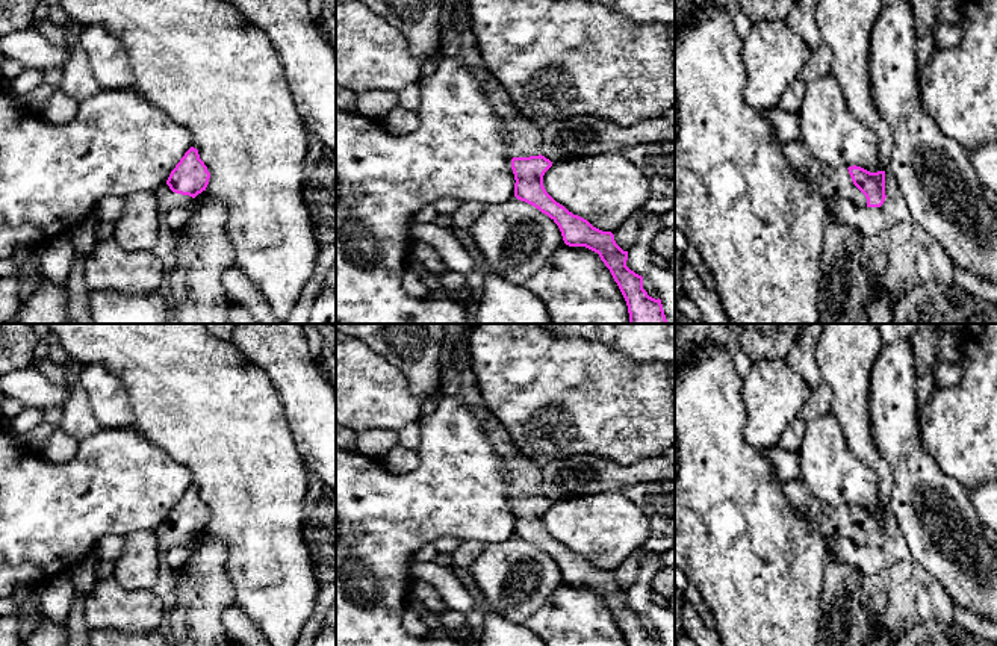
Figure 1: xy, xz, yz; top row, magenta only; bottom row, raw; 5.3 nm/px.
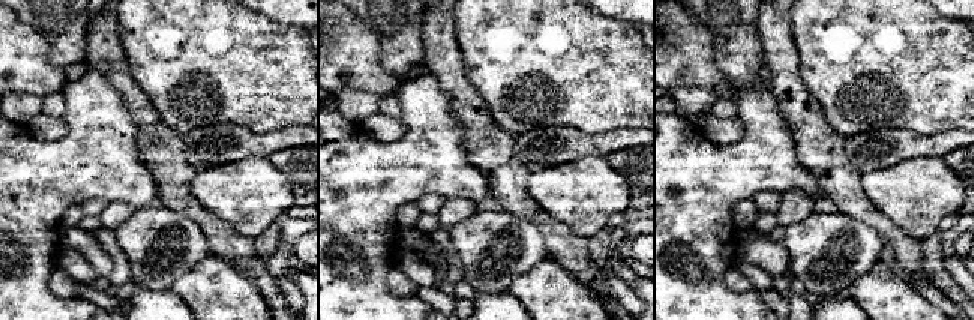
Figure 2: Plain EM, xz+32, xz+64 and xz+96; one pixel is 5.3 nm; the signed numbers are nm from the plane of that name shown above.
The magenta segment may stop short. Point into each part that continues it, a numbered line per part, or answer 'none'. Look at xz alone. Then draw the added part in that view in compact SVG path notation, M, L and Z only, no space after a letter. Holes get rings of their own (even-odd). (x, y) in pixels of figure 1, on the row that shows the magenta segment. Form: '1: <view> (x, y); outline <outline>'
1: xz (524, 136); outline M466 3L466 15L460 20L449 21L448 29L442 35L440 45L443 57L461 61L478 82L496 116L507 121L504 136L510 145L508 156L511 159L539 156L542 127L520 115L508 92L490 74L478 50L469 20Z

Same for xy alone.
1: xy (167, 200); outline M163 183L162 186L159 186L156 191L156 198L157 198L157 206L159 210L165 215L166 212L169 212L174 207L191 207L192 204L192 197L189 195L182 195L182 194L175 194L169 189L169 186L166 183Z

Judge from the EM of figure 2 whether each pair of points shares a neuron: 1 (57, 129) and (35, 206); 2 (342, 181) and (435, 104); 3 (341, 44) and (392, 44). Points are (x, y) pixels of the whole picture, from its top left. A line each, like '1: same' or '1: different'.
1: different
2: same
3: different

